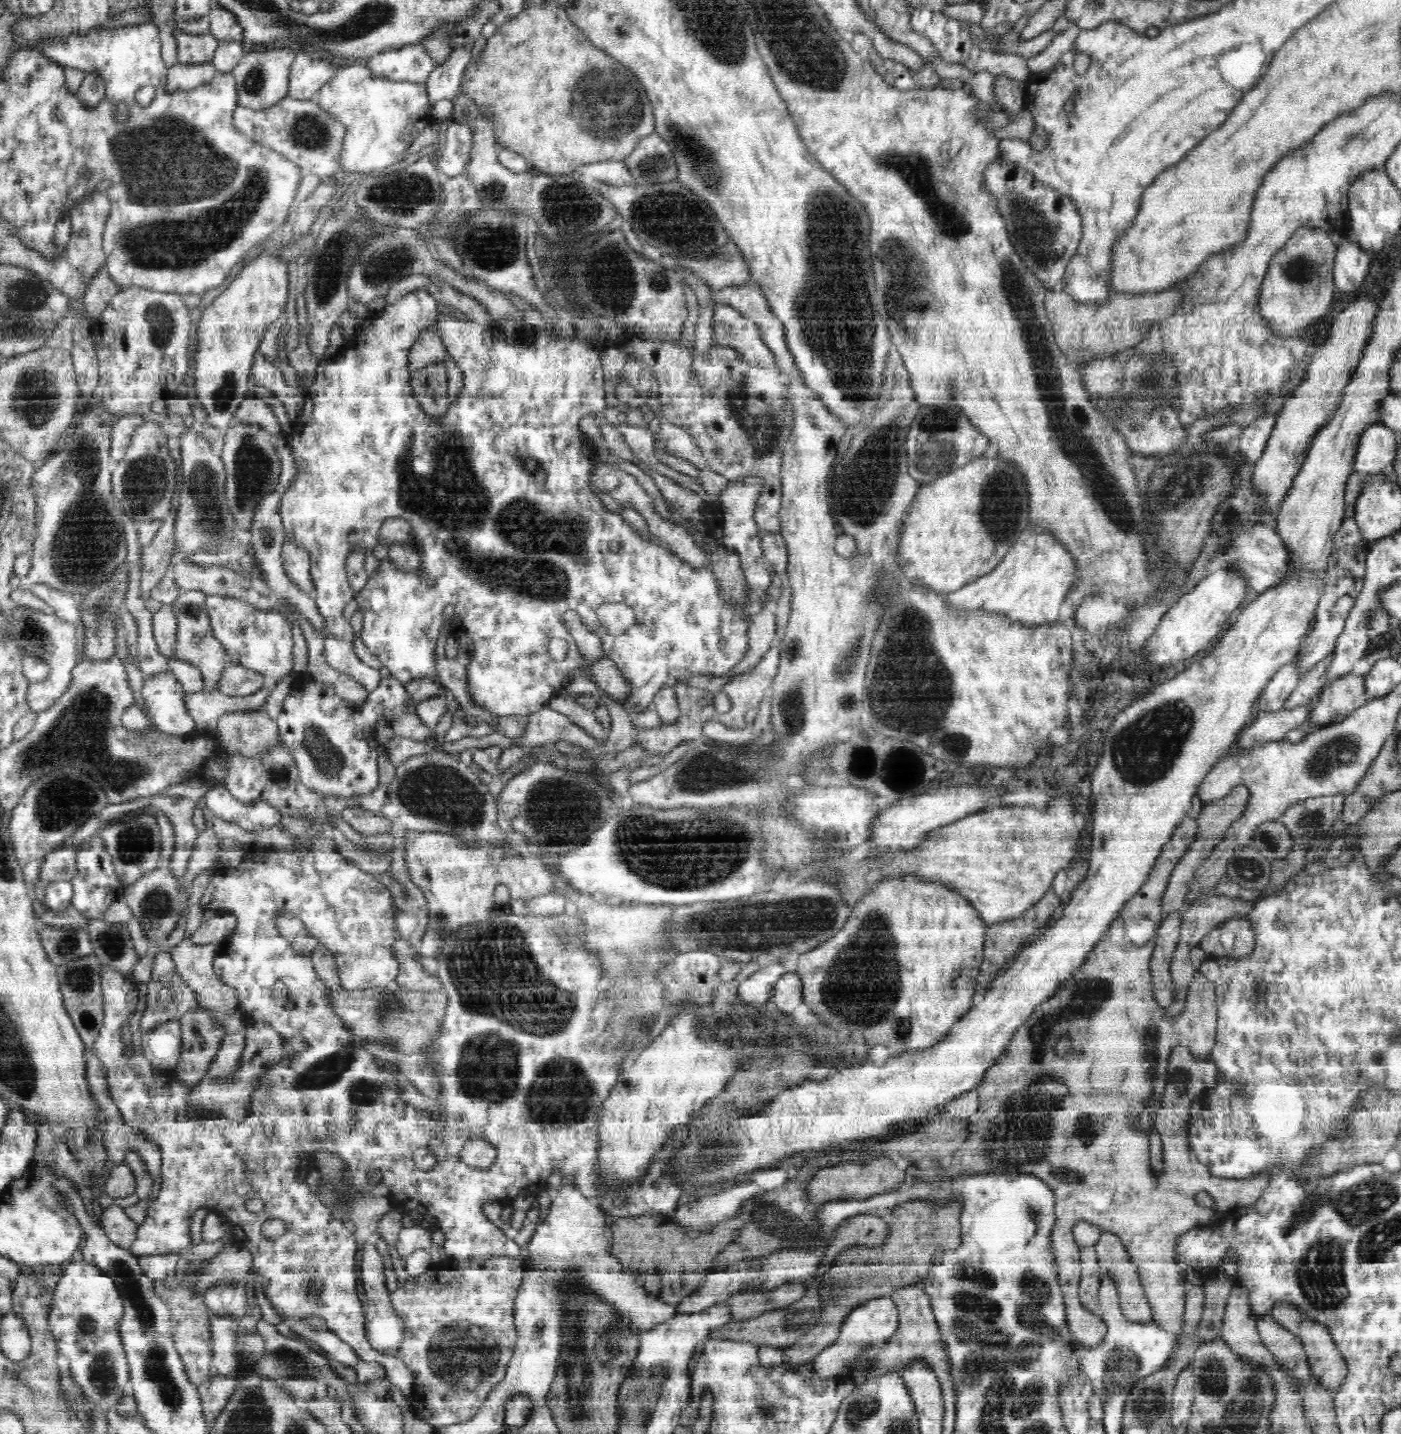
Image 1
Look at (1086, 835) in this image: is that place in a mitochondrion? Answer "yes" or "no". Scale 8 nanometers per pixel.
no

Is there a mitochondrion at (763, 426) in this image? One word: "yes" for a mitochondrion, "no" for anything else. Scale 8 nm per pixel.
yes

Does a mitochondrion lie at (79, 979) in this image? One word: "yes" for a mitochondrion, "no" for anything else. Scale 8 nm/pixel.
yes

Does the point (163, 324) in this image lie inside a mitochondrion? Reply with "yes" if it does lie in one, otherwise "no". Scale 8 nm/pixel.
yes

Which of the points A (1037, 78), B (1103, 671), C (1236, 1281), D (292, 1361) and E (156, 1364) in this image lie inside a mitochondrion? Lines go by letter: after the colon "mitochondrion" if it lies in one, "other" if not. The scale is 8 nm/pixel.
A: other
B: other
C: other
D: mitochondrion
E: mitochondrion

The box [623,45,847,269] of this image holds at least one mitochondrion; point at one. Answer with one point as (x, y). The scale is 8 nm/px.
(675, 220)

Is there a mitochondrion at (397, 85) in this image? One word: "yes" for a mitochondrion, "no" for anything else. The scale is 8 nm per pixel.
no

